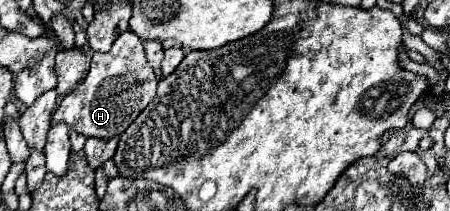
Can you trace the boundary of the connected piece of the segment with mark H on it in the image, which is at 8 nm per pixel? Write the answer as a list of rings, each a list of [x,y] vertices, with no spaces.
[[[124,31],[112,43],[108,53],[92,55],[88,75],[60,101],[58,109],[52,113],[50,125],[66,123],[70,129],[84,137],[118,137],[146,109],[154,95],[156,79],[152,67],[148,65],[142,39],[132,31]]]

